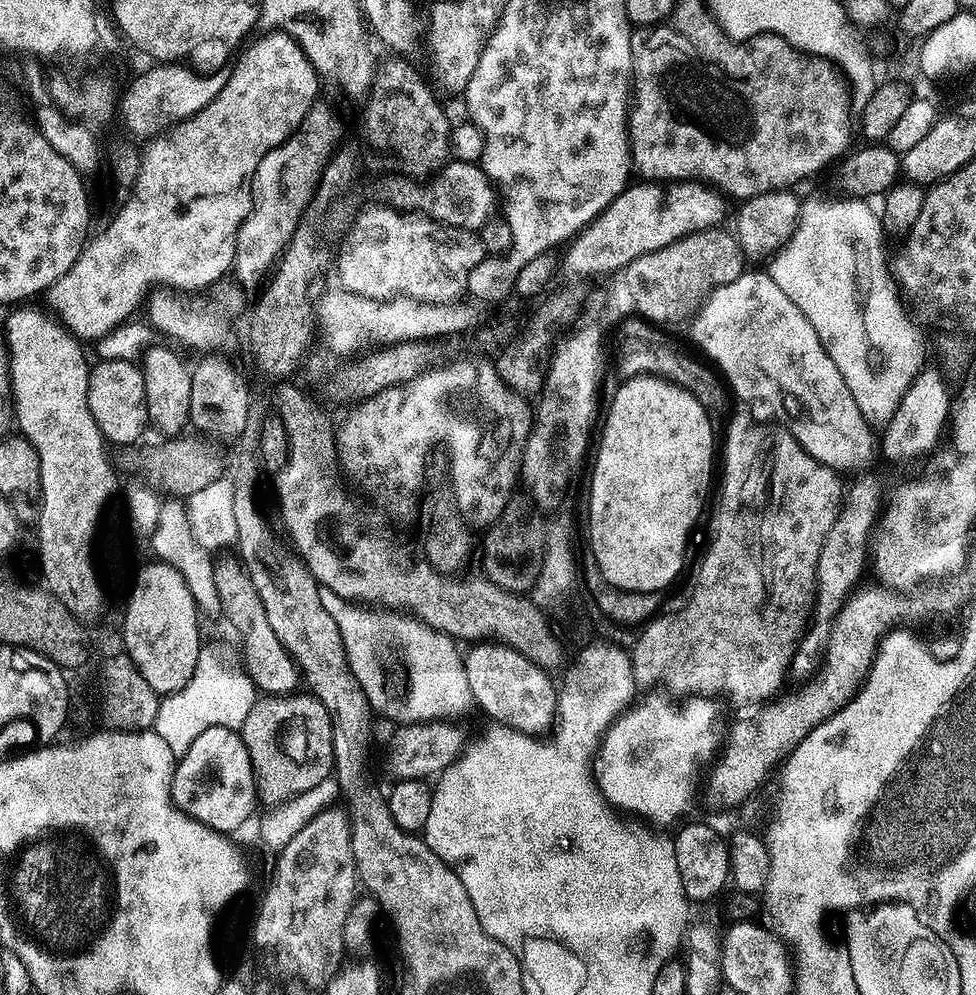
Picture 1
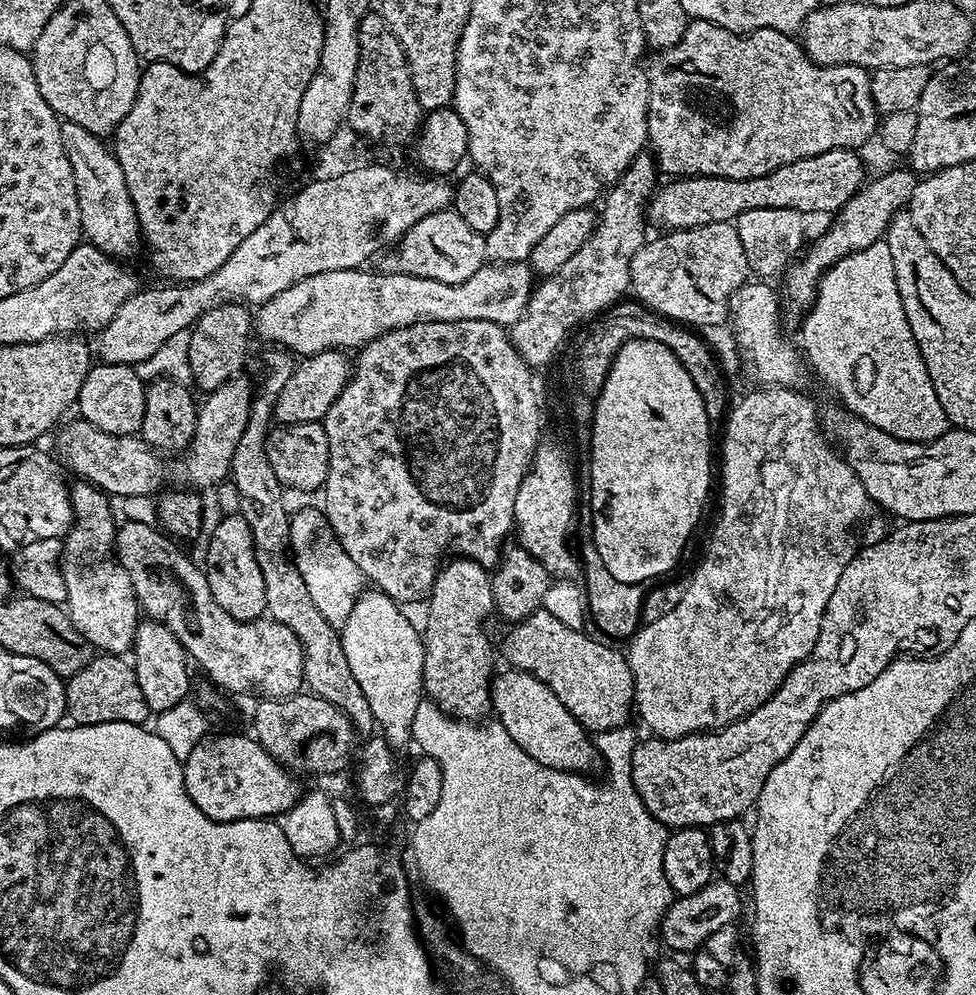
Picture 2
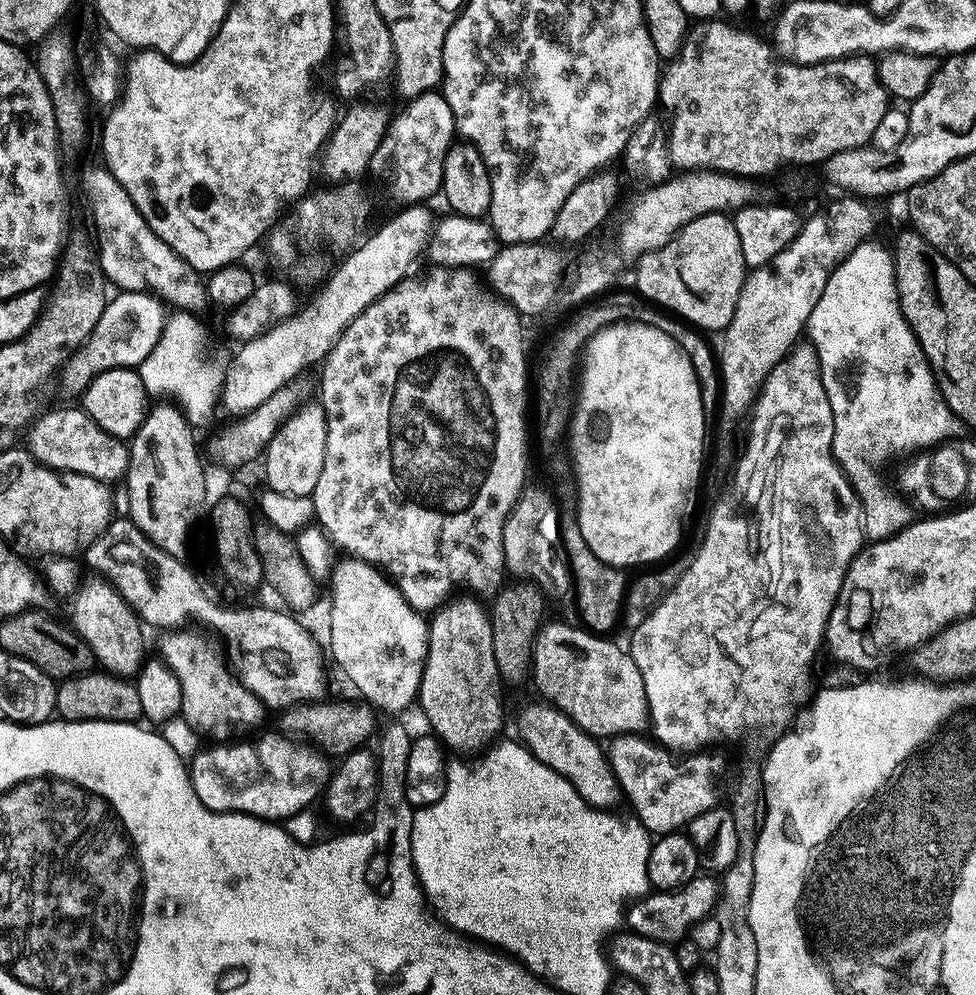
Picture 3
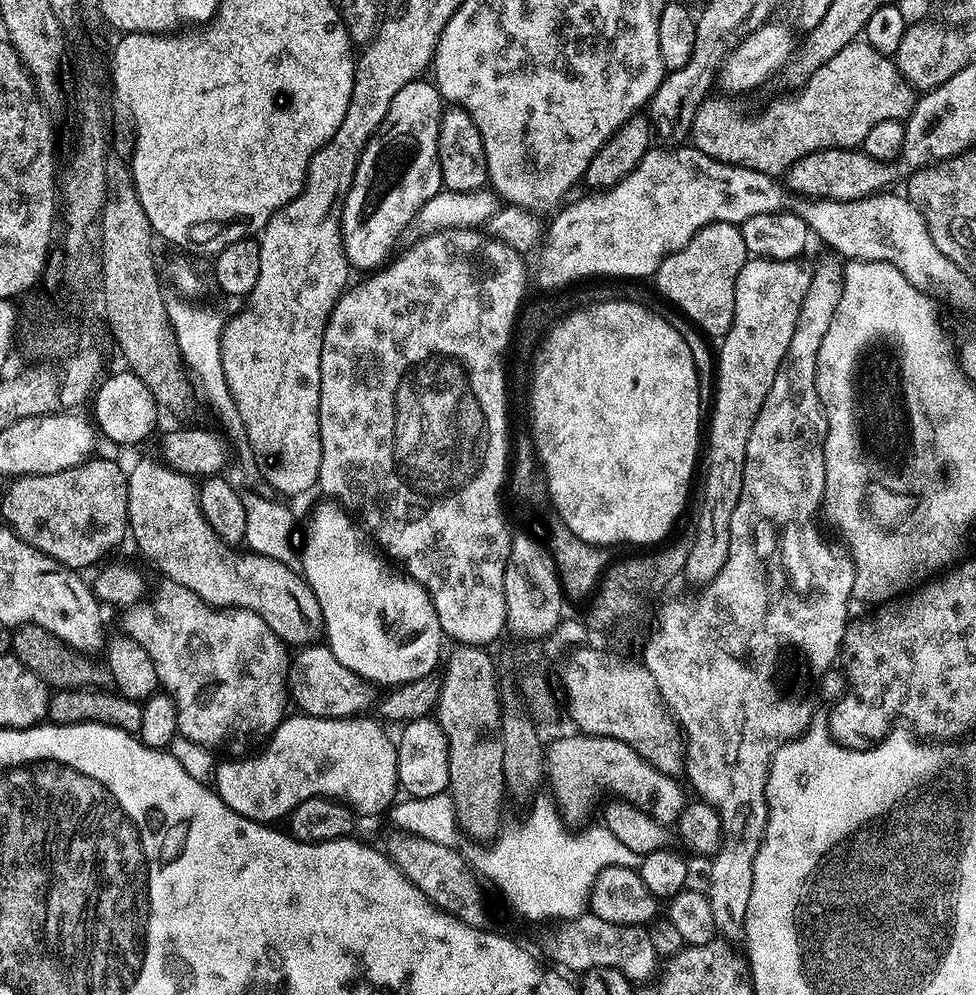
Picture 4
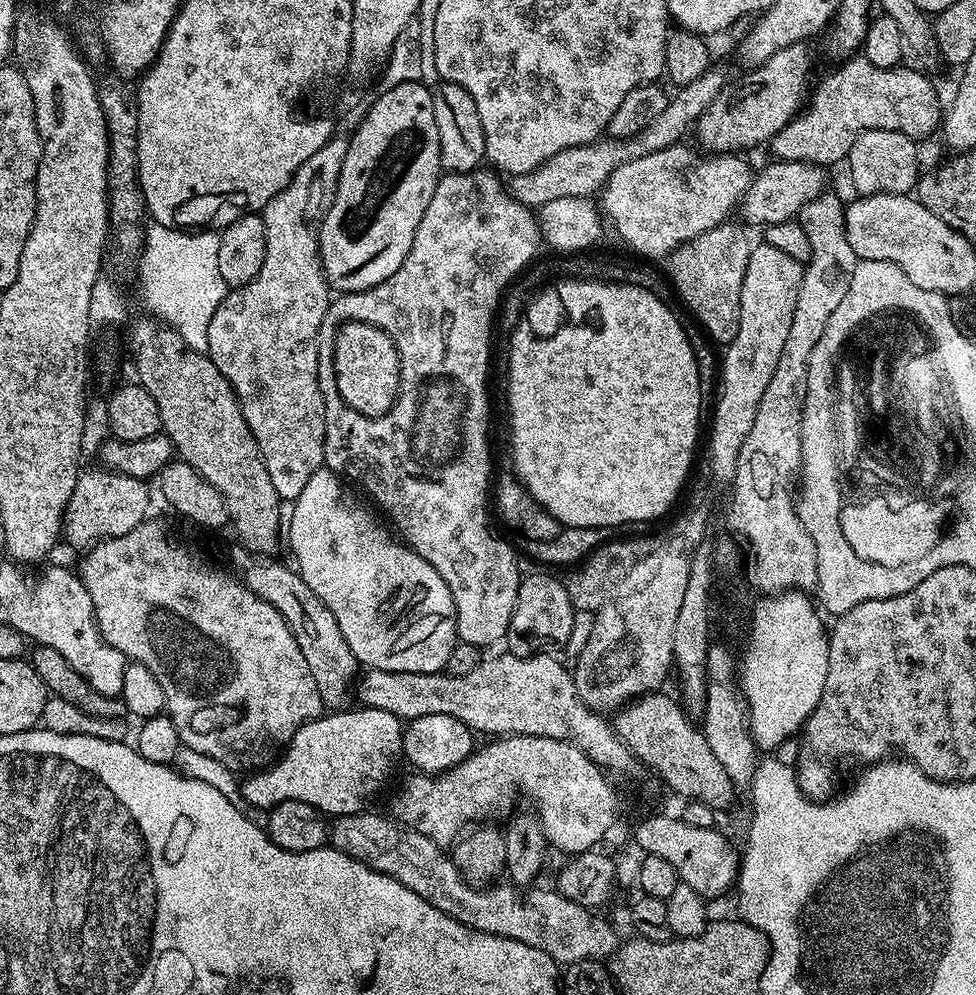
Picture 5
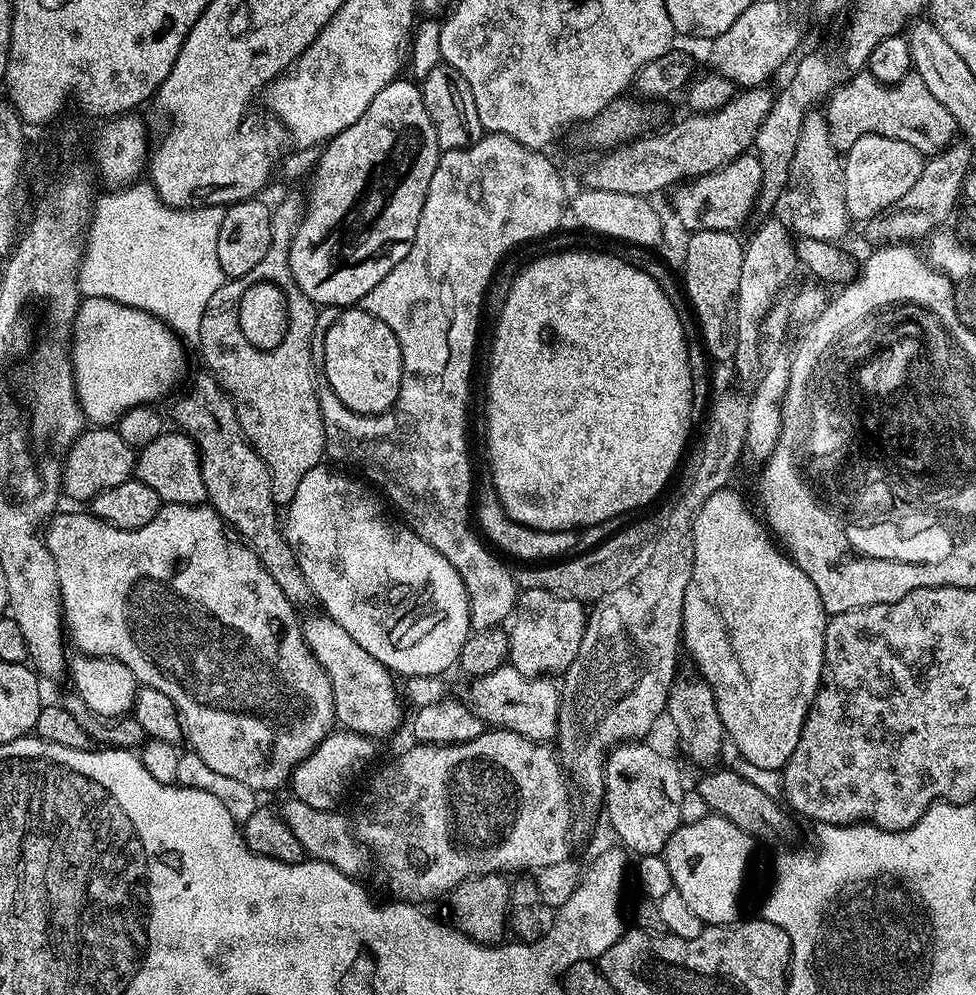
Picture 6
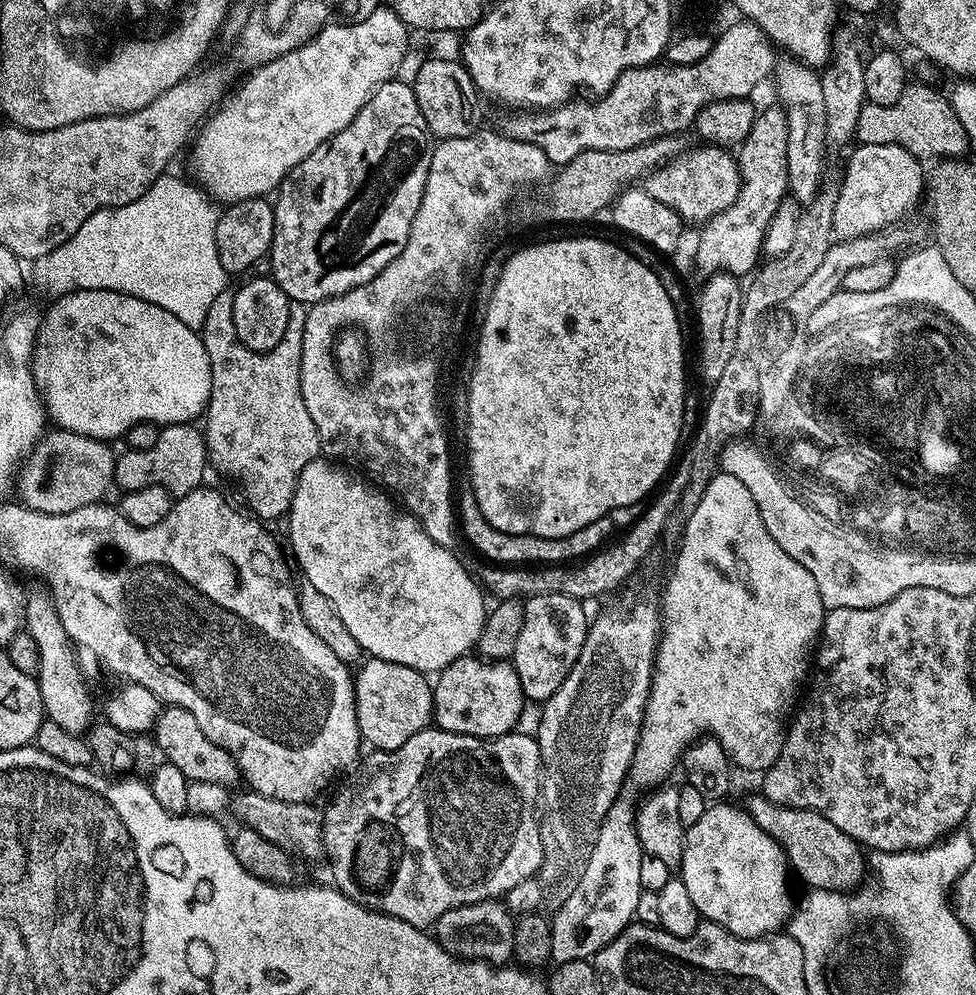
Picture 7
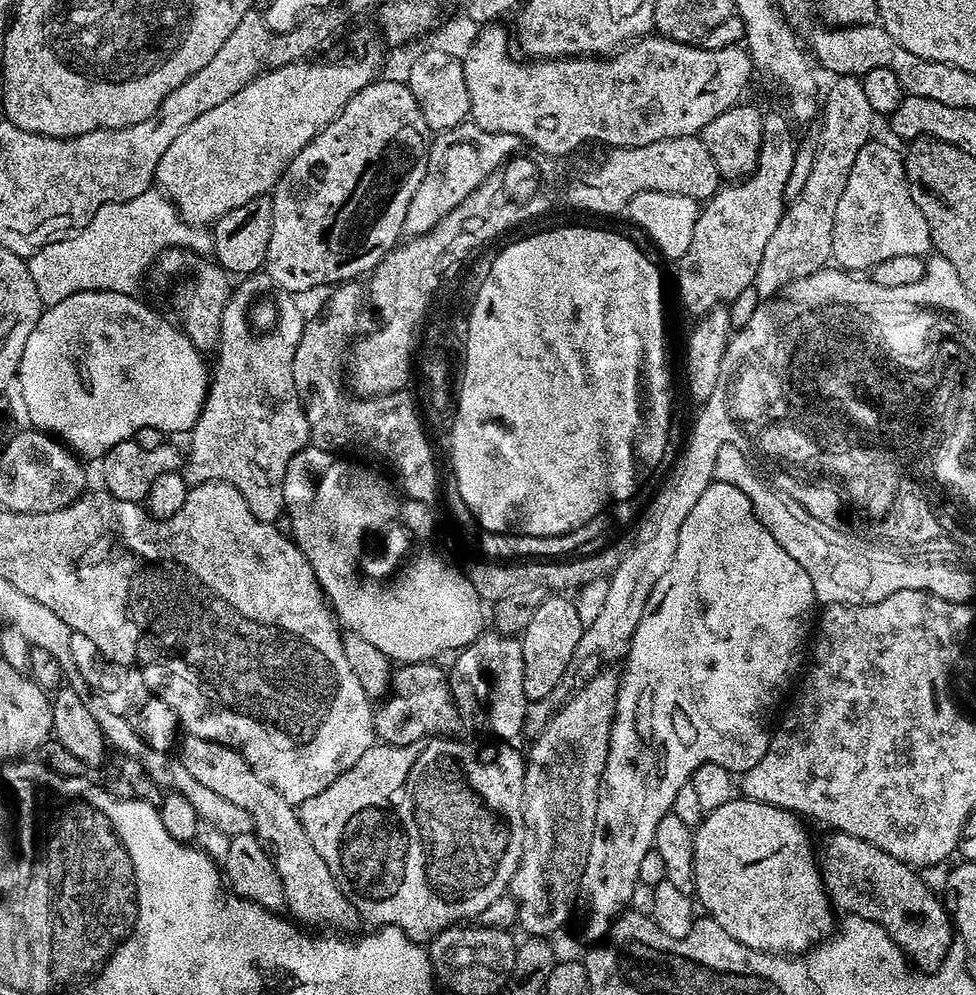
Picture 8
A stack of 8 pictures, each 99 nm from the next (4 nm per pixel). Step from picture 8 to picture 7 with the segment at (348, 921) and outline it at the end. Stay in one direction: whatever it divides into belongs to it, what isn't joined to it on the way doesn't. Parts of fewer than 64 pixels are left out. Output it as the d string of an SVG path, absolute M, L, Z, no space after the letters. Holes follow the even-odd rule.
M175 706L161 707L156 714L154 739L159 755L167 763L178 766L178 770L182 770L182 774L190 782L197 780L225 786L241 783L242 777L232 755L214 742L210 742L210 738L206 738L206 734L198 730L198 722L194 722L190 710Z

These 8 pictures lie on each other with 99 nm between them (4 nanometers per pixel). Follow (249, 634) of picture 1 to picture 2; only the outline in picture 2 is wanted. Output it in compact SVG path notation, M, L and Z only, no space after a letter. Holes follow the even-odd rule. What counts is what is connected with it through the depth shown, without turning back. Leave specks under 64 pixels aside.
M224 514L213 526L202 567L207 573L214 601L230 614L230 618L256 620L267 613L266 582L262 582L262 570L258 570L258 558L254 554L250 528L239 514Z

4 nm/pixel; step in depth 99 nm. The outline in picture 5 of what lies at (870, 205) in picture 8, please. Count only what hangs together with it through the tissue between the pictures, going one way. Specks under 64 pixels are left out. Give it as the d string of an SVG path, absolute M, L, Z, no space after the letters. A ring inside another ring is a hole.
M874 130L860 133L860 137L850 146L846 157L848 176L855 190L862 196L873 196L879 192L908 194L915 189L922 167L916 161L917 141L911 136L894 130Z

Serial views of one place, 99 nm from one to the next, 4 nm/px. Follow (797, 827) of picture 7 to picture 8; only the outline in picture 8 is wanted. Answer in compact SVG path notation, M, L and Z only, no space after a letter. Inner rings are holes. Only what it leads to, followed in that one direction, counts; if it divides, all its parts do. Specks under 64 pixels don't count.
M833 831L828 835L832 836L826 837L824 845L821 848L819 845L818 848L818 867L829 901L837 909L840 907L841 913L866 918L882 926L882 930L886 930L886 934L904 951L905 956L916 968L933 970L939 967L950 955L948 947L951 946L952 940L954 944L954 924L941 897L940 900L936 897L937 893L928 887L923 875L913 865L903 864L898 858L878 850L878 846L862 838L854 838L854 834Z

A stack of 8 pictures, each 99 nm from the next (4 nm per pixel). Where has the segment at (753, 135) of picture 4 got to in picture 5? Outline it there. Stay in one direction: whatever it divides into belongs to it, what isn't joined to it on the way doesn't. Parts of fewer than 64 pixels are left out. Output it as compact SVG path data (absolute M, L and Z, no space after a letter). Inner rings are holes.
M862 54L853 55L845 59L841 68L828 72L820 80L816 93L811 93L806 107L799 114L792 117L791 122L786 125L777 136L770 141L770 149L777 161L807 160L809 164L829 166L845 159L854 146L854 142L860 133L874 130L894 130L913 138L928 136L932 131L939 129L942 124L942 107L940 100L936 97L936 88L920 72L912 68L897 66L895 68L879 68L866 59Z

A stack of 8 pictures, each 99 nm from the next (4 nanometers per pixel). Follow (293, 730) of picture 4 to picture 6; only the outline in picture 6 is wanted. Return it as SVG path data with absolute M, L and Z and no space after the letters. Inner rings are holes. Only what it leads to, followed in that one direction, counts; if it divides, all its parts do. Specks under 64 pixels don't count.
M333 730L322 743L292 772L291 795L314 806L314 810L332 810L352 784L352 779L376 756L373 737L345 730Z

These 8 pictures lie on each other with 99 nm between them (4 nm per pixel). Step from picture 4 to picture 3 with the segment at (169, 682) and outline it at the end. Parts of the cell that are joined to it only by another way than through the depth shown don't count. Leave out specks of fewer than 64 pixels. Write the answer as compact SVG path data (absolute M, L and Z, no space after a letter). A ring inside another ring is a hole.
M180 626L175 630L168 630L163 633L160 640L159 659L171 670L174 678L178 678L178 686L182 686L182 706L180 716L187 722L194 731L200 733L201 737L210 739L212 742L232 742L243 732L256 728L264 720L266 714L265 705L243 685L237 673L230 667L221 645L215 644L208 636L200 632L191 632L188 626Z

